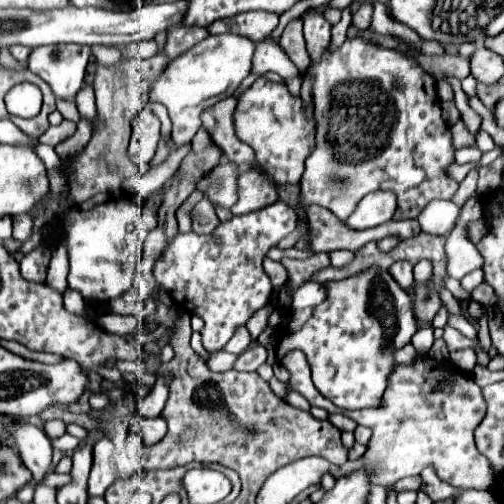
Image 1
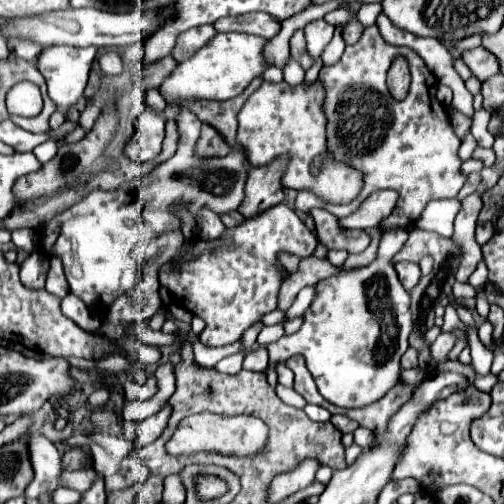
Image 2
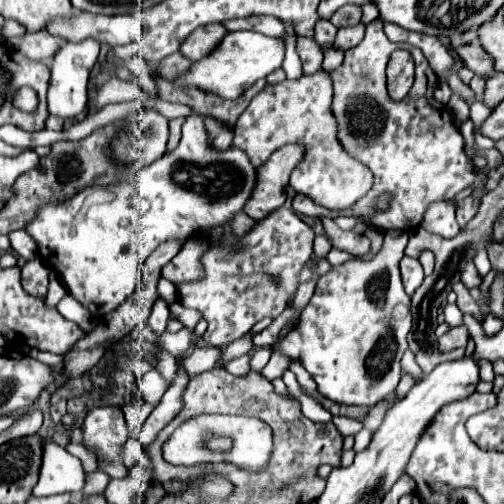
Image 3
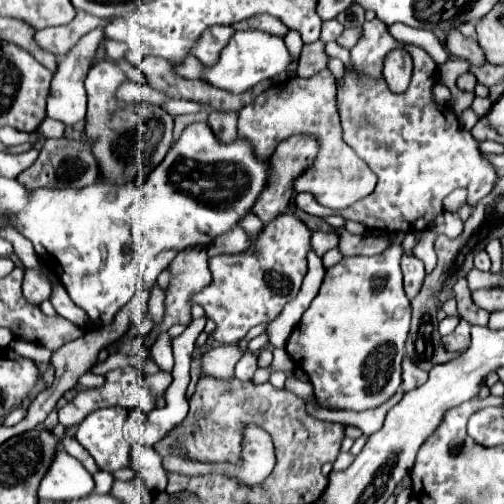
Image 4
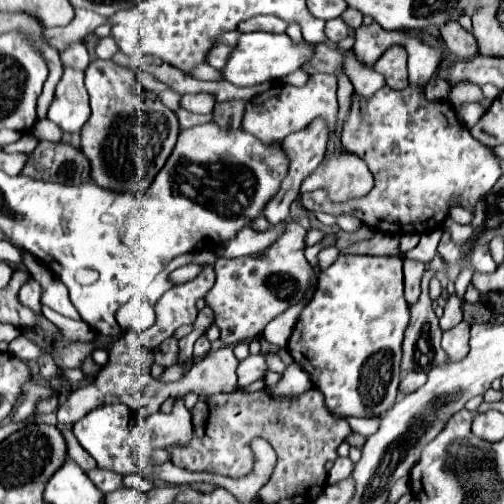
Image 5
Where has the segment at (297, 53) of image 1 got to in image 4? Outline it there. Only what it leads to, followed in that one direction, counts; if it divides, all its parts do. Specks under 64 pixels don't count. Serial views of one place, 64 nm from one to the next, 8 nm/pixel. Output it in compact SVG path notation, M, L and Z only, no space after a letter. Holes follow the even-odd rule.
M320 40L304 44L300 52L300 66L298 66L298 76L312 76L320 70L324 70L328 64L328 56L324 52L324 44Z

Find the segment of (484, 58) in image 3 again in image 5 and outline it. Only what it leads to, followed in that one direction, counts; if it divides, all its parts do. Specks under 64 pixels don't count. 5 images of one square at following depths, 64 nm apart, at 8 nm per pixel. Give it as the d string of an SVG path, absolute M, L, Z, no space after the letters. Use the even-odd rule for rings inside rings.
M450 22L444 28L440 28L442 40L452 56L458 60L468 60L478 54L478 44L472 34L468 34L458 22Z

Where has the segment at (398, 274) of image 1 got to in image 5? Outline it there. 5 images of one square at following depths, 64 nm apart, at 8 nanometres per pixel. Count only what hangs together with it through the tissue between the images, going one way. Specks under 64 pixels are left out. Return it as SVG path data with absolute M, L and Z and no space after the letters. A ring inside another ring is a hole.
M404 258L404 290L406 290L408 304L414 304L420 296L420 280L422 280L424 270L426 266L422 262Z

